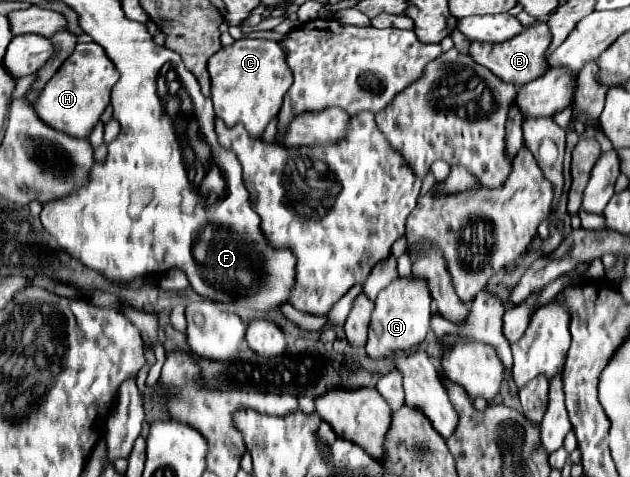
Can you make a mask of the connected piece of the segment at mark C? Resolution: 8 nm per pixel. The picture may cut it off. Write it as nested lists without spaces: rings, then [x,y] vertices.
[[[241,38],[231,46],[223,46],[209,60],[207,68],[211,74],[211,100],[217,118],[223,120],[225,126],[243,124],[253,138],[259,138],[267,124],[279,114],[283,96],[293,82],[293,74],[279,44],[263,38]]]

